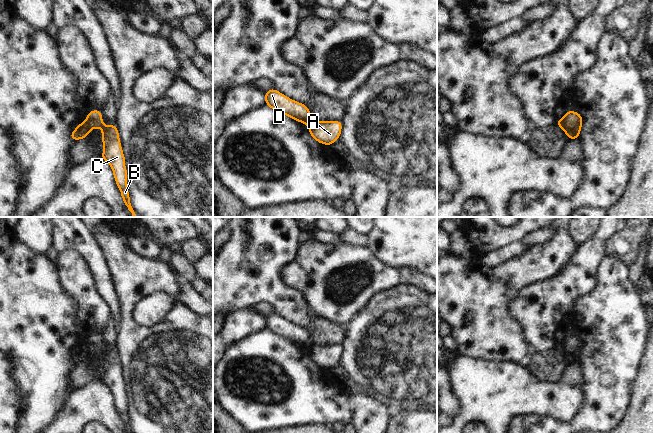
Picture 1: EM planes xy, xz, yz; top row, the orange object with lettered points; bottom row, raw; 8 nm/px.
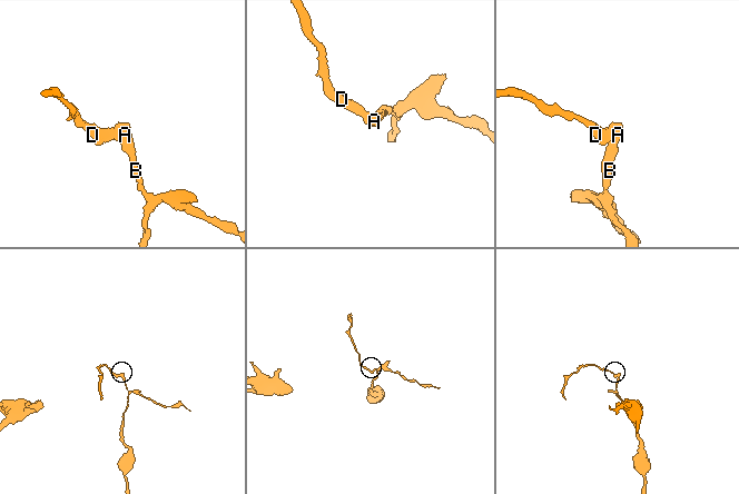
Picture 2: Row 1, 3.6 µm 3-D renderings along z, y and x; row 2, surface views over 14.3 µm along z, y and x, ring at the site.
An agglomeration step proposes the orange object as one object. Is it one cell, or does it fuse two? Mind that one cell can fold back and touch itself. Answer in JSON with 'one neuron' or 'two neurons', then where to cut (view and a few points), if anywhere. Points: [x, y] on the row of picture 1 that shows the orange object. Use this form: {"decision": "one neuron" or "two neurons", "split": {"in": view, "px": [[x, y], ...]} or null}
{"decision": "two neurons", "split": {"in": "yz", "px": [[562, 119], [566, 132]]}}

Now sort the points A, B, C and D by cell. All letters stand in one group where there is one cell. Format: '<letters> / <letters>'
A B C / D

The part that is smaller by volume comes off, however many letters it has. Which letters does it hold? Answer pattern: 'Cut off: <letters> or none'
Cut off: D

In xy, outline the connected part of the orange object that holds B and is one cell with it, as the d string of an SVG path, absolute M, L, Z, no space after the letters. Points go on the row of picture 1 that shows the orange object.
M93 110L87 113L87 123L89 132L100 127L102 130L102 142L104 144L101 158L109 163L113 170L115 182L121 191L125 207L132 213L132 217L137 217L130 202L127 188L127 170L125 168L125 157L119 140L119 133L115 124L106 126L102 122L102 110Z

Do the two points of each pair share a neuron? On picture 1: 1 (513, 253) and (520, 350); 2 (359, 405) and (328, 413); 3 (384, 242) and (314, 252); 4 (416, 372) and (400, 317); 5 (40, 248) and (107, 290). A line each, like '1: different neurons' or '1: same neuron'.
1: different neurons
2: different neurons
3: different neurons
4: same neuron
5: different neurons

